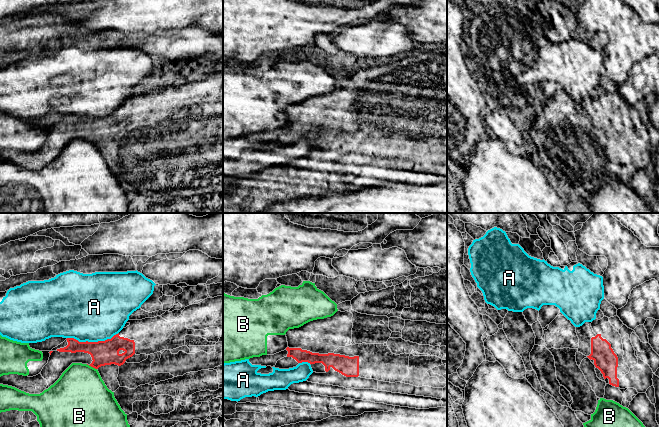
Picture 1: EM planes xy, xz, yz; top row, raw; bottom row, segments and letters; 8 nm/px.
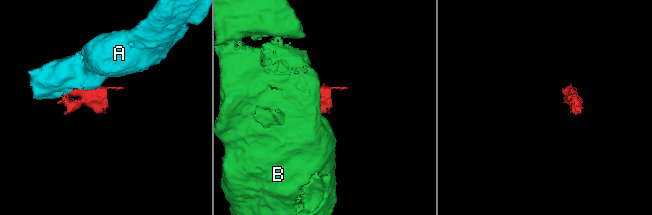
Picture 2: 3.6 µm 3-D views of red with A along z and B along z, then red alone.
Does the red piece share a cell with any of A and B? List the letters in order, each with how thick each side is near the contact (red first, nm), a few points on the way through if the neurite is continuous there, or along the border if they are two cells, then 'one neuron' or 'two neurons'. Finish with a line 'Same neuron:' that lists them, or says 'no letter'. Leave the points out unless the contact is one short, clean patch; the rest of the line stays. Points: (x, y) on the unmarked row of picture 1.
A: 190/480 nm | two neurons
B: 190/440 nm | two neurons
Same neuron: no letter

